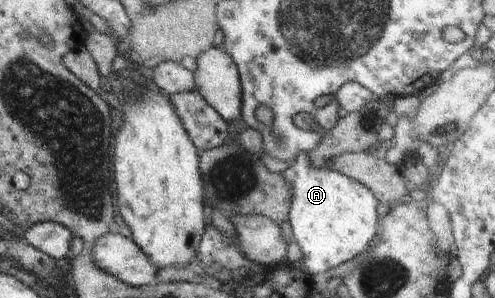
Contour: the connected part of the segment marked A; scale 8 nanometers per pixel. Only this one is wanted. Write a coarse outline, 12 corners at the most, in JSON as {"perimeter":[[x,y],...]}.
{"perimeter":[[307,153],[282,172],[311,275],[369,248],[377,197]]}

